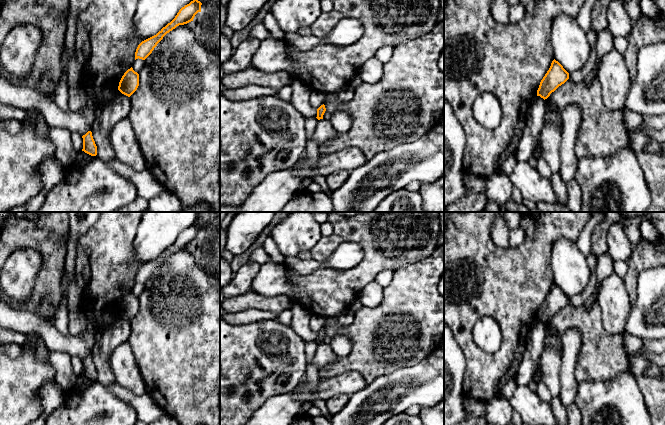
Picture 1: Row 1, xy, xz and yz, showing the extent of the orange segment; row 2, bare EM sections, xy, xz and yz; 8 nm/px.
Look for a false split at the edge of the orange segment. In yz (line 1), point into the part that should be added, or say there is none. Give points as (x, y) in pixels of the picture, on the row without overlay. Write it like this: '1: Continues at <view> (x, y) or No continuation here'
1: No continuation here

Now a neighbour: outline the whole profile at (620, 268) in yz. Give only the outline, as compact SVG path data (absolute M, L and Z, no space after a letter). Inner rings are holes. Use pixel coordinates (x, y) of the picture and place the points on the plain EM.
M614 261L613 270L621 278L625 278L628 271L628 263L624 261Z

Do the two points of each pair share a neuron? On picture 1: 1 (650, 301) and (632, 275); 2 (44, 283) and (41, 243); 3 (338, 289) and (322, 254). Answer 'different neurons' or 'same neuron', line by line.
1: different neurons
2: same neuron
3: same neuron

